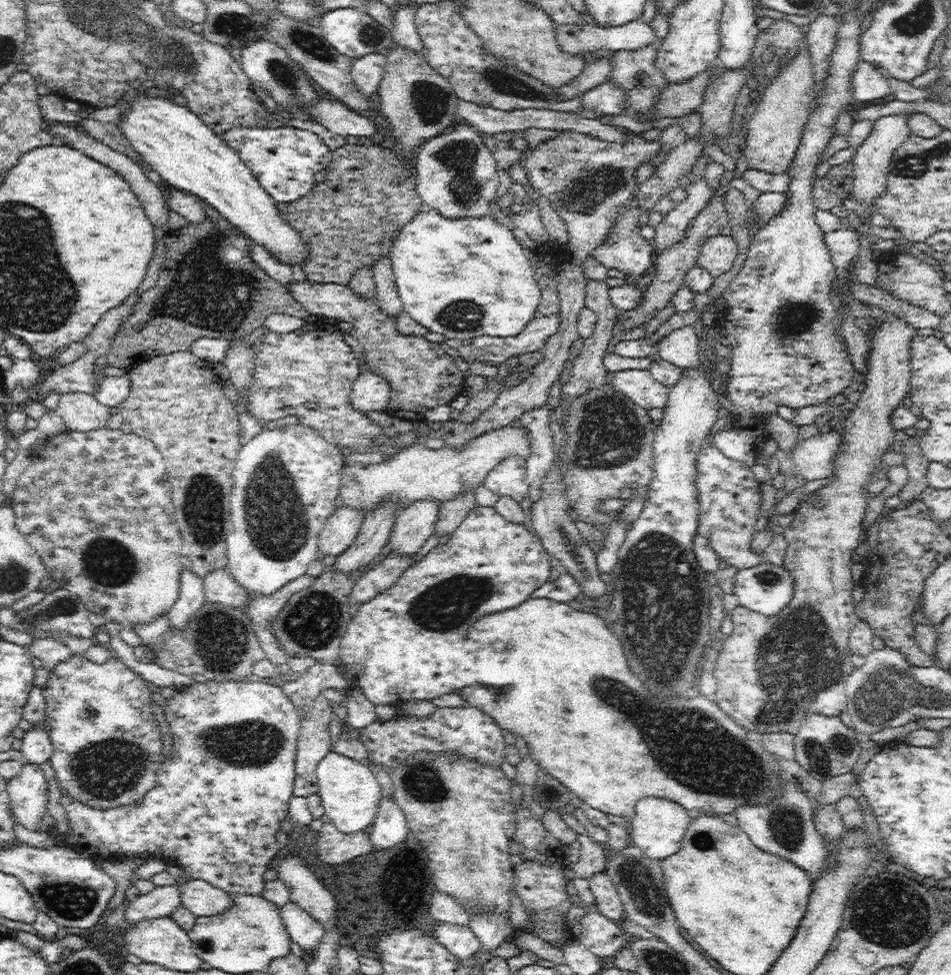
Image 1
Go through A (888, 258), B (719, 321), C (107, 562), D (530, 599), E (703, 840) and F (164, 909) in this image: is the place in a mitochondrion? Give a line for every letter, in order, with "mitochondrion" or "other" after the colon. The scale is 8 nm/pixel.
A: other
B: other
C: mitochondrion
D: other
E: mitochondrion
F: other

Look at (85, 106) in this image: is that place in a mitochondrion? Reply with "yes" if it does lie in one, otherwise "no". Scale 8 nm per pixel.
no

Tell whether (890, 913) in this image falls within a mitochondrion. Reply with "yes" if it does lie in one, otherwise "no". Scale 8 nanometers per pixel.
yes

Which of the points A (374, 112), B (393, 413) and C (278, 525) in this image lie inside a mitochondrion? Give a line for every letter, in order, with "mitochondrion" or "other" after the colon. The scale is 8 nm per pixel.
A: other
B: other
C: mitochondrion

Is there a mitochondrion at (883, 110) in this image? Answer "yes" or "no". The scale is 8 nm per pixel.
no

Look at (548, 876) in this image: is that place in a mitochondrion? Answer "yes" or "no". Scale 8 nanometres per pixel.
no

